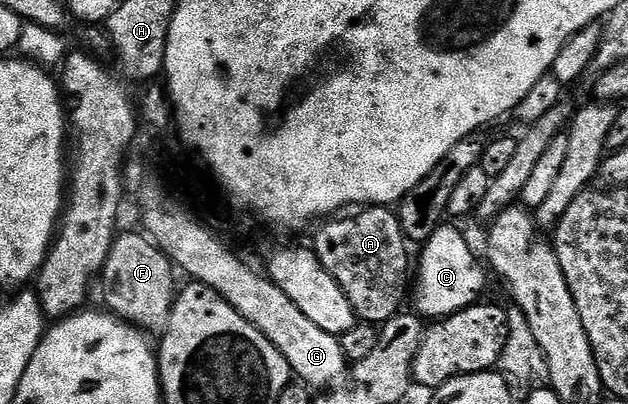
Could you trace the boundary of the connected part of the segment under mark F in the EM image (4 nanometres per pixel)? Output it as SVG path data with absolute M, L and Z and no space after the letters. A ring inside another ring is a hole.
M141 231L124 232L115 235L114 245L112 250L108 250L108 258L100 273L105 307L120 320L125 320L147 333L161 334L166 331L174 309L176 265L158 249L149 235Z

